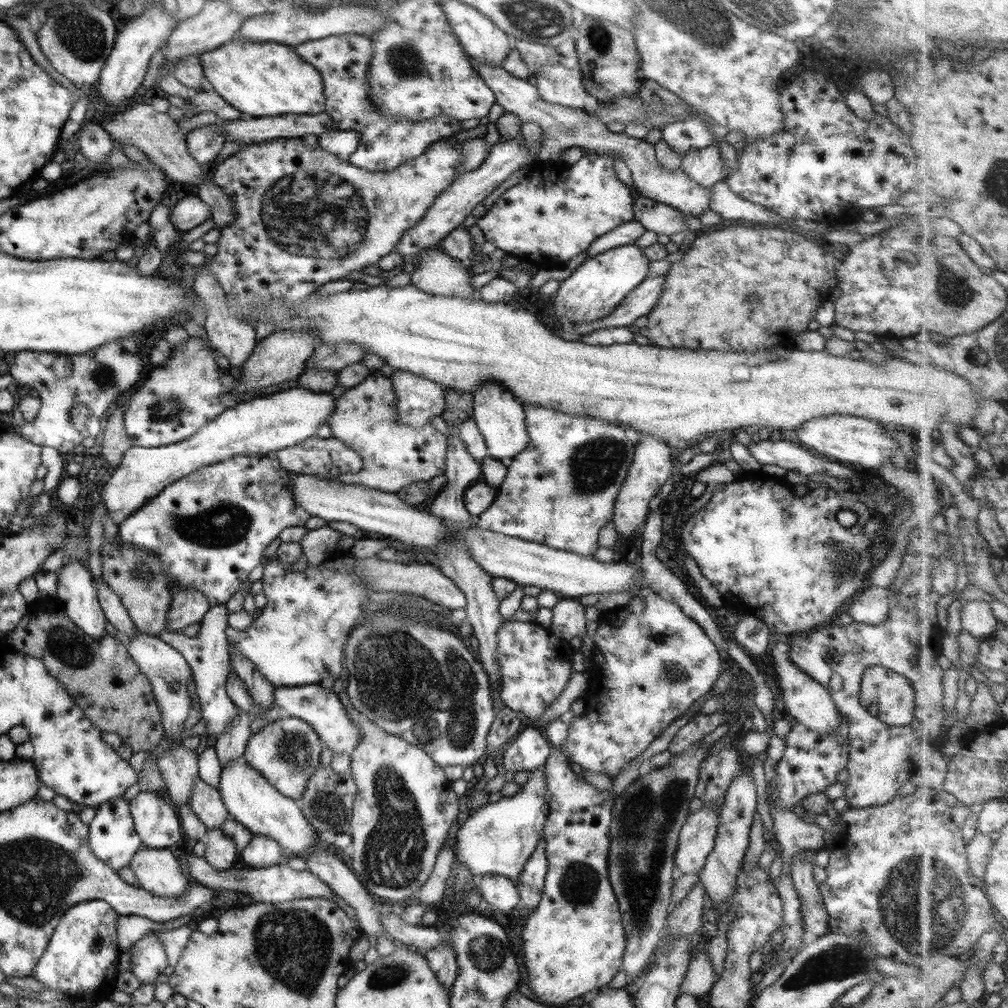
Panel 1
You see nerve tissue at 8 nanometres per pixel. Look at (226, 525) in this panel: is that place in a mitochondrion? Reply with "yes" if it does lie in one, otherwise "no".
yes

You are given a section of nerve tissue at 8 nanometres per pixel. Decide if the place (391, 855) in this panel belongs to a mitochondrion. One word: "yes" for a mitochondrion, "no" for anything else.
yes

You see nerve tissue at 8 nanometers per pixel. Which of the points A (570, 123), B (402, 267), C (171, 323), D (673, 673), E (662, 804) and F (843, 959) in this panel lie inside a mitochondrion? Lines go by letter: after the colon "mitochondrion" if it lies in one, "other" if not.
A: other
B: other
C: other
D: mitochondrion
E: mitochondrion
F: mitochondrion

